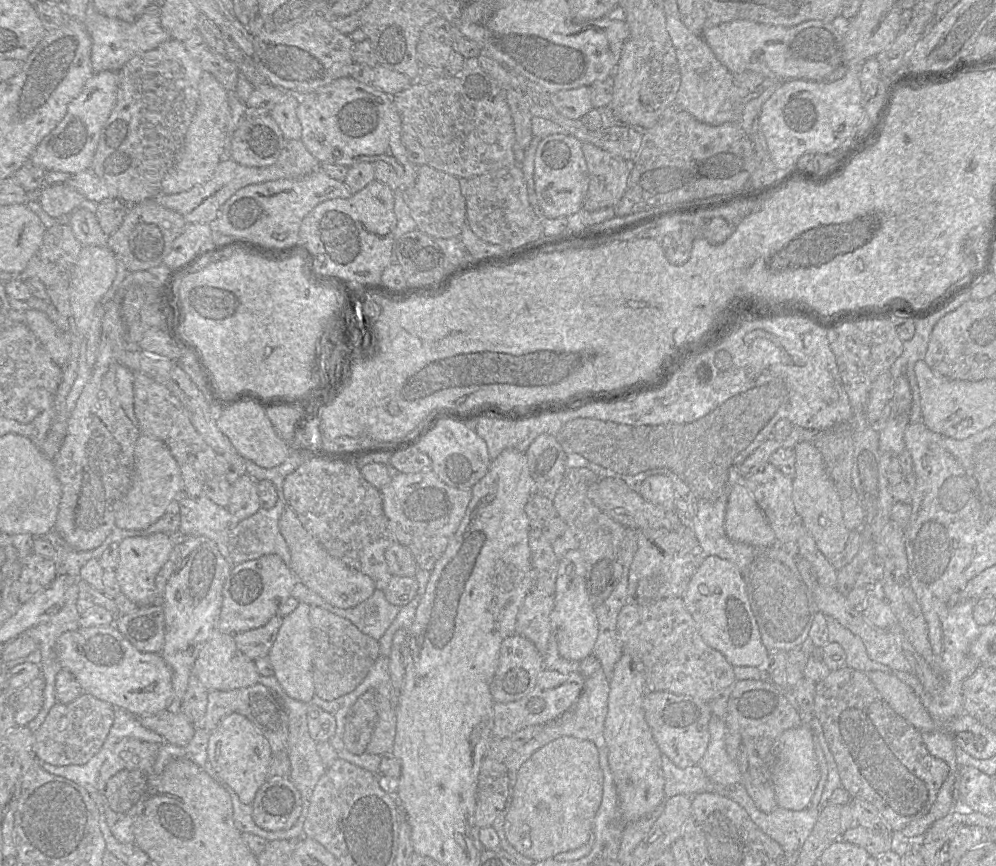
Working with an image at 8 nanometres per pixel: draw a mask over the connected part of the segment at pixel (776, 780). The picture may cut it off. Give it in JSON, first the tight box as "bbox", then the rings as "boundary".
{"bbox":[771,725,819,810],"boundary":[[[804,725],[785,730],[776,745],[776,762],[771,773],[777,805],[789,810],[803,810],[811,802],[819,780],[819,763],[813,745],[813,732]]]}

